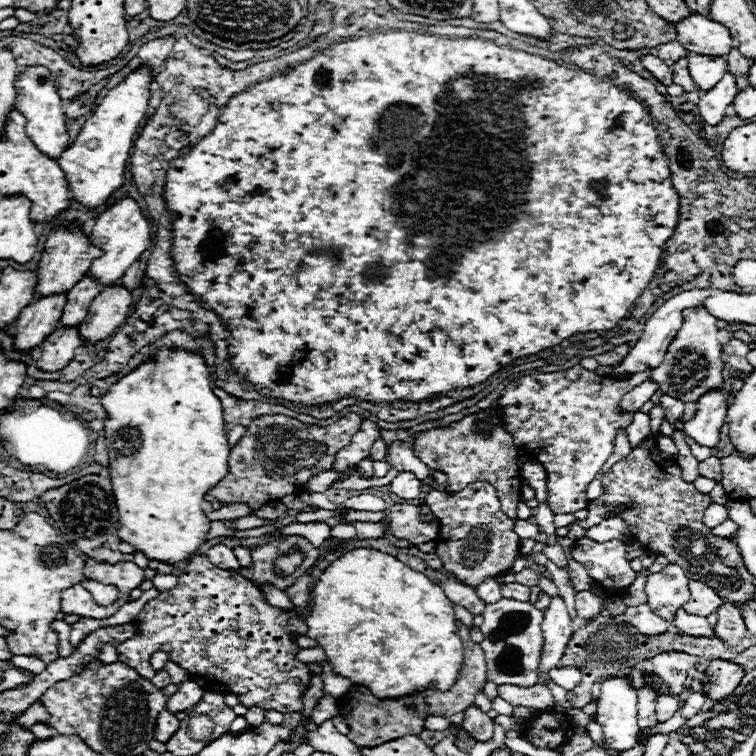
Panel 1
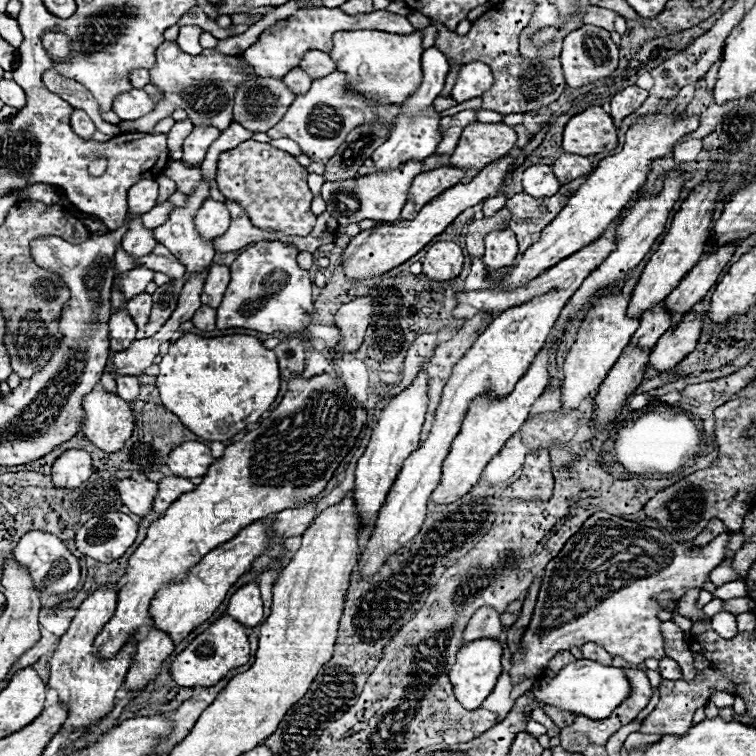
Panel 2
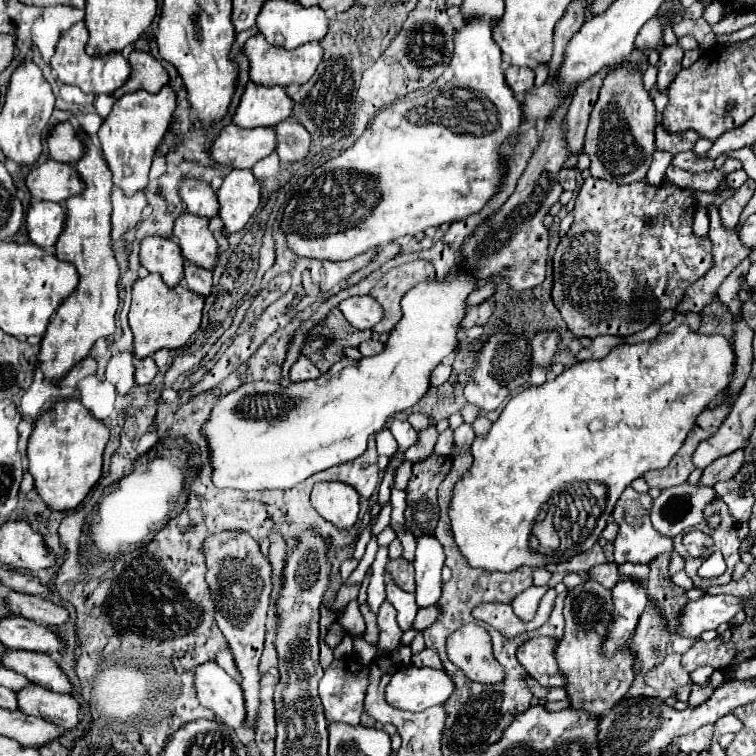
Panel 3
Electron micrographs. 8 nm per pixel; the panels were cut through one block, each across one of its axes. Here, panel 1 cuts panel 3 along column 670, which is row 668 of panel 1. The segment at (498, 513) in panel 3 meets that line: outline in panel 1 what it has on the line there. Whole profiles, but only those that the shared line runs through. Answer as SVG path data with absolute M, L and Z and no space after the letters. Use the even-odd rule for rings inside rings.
M372 548L348 550L326 568L314 584L310 598L312 610L306 618L306 636L316 640L326 652L326 662L336 674L366 686L374 696L400 698L430 686L448 690L456 682L462 666L462 642L454 624L454 604L442 588L394 556Z

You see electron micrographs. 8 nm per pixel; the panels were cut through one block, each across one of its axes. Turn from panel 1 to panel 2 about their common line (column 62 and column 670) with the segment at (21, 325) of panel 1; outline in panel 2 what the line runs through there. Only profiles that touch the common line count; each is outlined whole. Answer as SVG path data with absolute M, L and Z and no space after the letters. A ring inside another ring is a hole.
M736 242L732 244L724 244L712 252L708 252L684 278L682 282L670 292L670 296L666 298L666 306L670 308L670 312L678 318L682 318L686 312L692 310L692 306L702 300L708 290L714 286L716 278L720 276L720 272L724 270L724 266L730 262L734 250L736 250Z

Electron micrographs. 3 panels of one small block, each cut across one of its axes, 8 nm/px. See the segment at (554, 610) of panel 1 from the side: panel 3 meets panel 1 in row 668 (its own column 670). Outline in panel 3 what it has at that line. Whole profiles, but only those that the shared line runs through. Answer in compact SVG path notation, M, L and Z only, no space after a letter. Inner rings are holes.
M630 486L618 498L616 508L612 512L612 518L618 520L618 536L614 540L614 560L618 564L624 564L624 562L642 562L642 564L648 564L652 558L656 558L656 554L670 554L674 550L672 538L666 538L666 536L658 534L652 528L652 522L650 522L652 502L654 500L652 500L650 494L638 494Z

